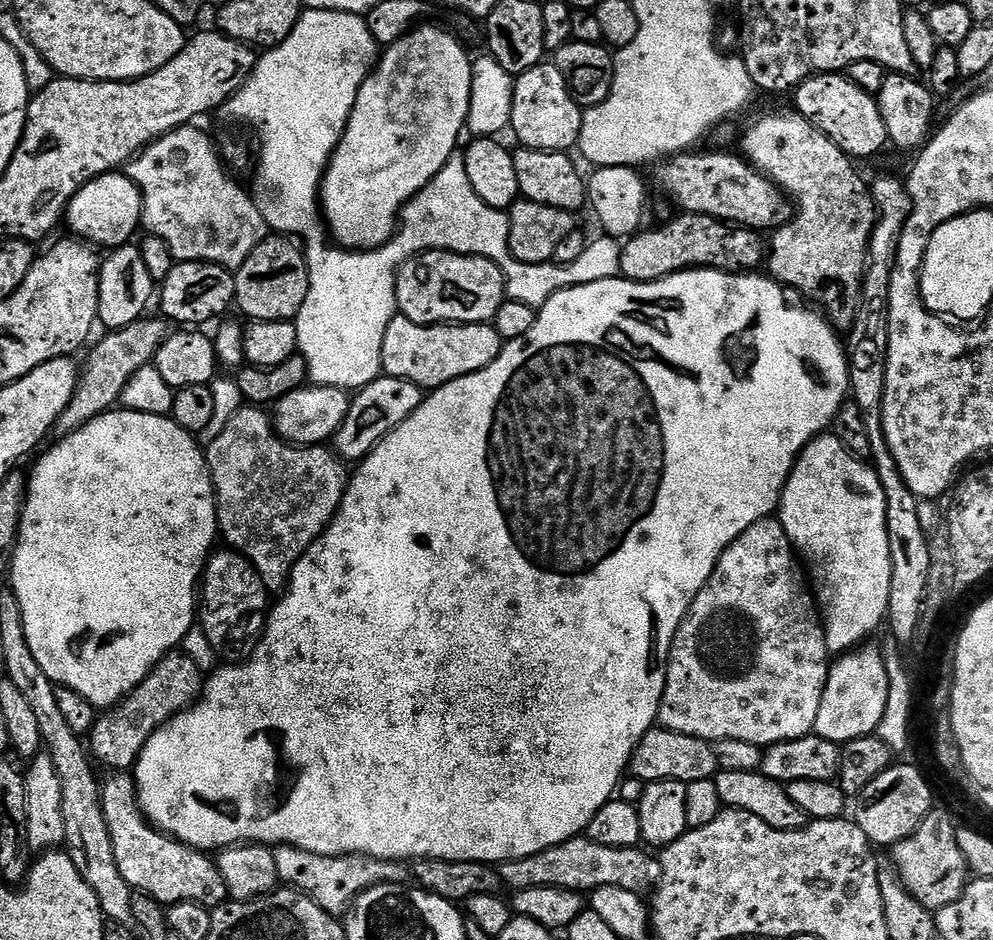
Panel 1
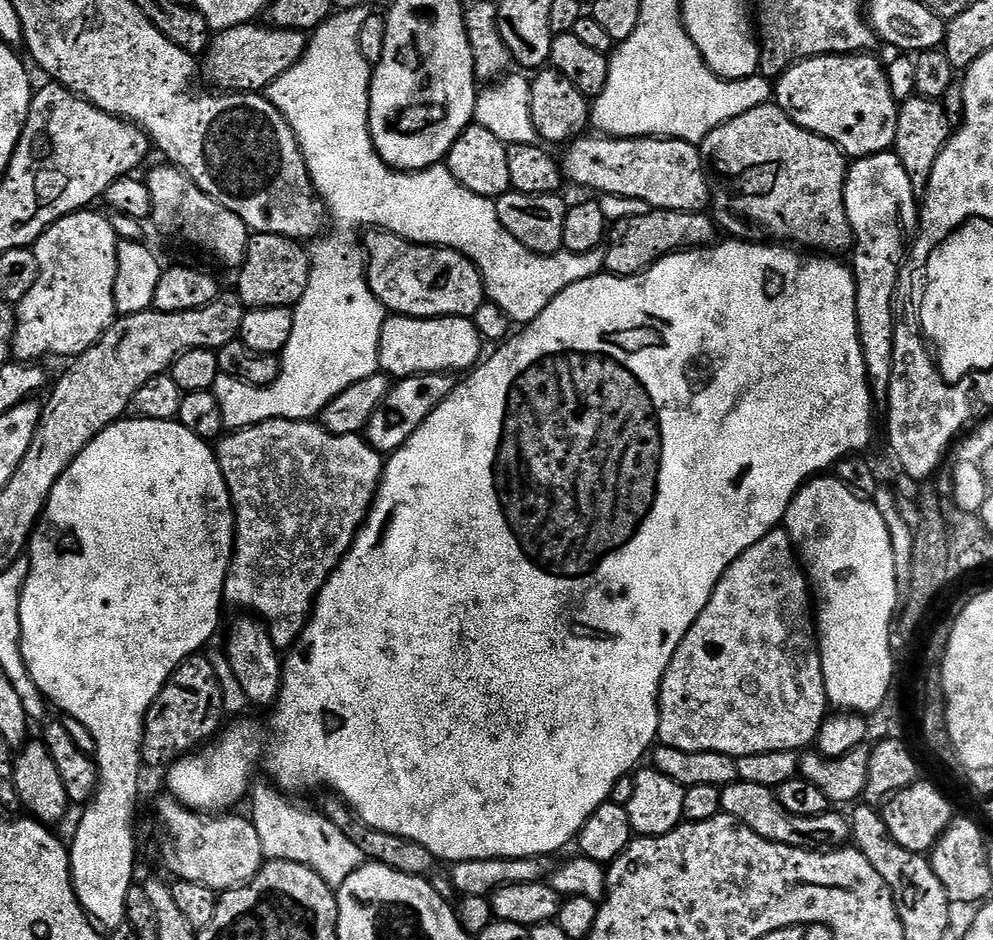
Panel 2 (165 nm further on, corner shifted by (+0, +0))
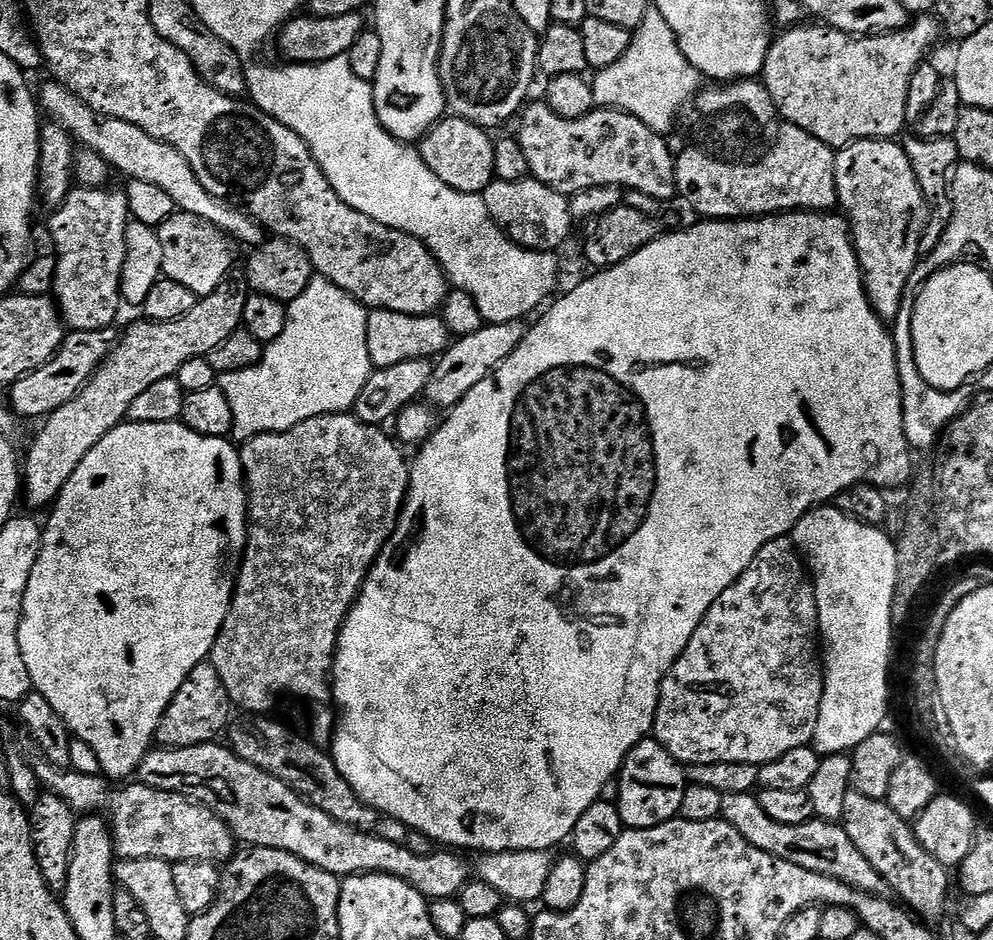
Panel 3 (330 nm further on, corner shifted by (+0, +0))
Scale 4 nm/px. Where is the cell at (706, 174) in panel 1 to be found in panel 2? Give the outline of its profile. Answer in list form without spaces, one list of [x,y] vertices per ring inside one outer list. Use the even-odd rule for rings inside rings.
[[[585,134],[571,141],[563,152],[564,156],[559,157],[560,171],[569,185],[593,188],[593,193],[606,196],[638,198],[638,202],[646,202],[652,210],[704,212],[709,207],[710,176],[693,141]]]

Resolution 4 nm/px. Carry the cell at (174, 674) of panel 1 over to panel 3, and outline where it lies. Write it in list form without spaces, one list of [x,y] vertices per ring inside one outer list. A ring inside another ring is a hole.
[[[210,662],[194,666],[194,670],[182,682],[178,694],[166,706],[166,714],[162,714],[160,725],[156,731],[155,743],[162,748],[185,748],[199,744],[211,744],[216,736],[229,727],[233,715],[232,699],[226,694],[226,686],[222,686],[222,678],[218,678],[218,670]]]

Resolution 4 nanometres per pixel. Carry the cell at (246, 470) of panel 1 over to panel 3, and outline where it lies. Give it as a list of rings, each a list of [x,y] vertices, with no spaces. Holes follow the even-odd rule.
[[[337,414],[310,418],[285,432],[267,432],[243,441],[239,449],[240,461],[244,467],[244,483],[248,493],[248,544],[244,548],[244,558],[240,561],[240,571],[236,574],[236,589],[232,595],[232,605],[226,614],[226,622],[212,647],[210,663],[218,670],[222,686],[237,709],[248,714],[268,714],[279,696],[297,696],[300,700],[313,700],[313,705],[324,706],[332,695],[332,663],[336,657],[336,643],[348,612],[355,604],[360,588],[368,576],[368,571],[384,549],[384,544],[392,537],[392,531],[400,517],[400,507],[408,494],[409,461],[404,461],[401,445],[391,435],[384,433],[383,427],[363,424],[354,414]]]

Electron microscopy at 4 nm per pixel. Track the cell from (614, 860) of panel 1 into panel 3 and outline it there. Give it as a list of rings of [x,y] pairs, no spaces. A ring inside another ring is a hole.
[[[213,742],[185,748],[153,747],[140,763],[139,783],[163,792],[177,792],[198,804],[205,804],[228,823],[228,829],[241,845],[289,852],[337,878],[381,872],[405,880],[429,902],[459,897],[461,890],[473,879],[473,869],[472,872],[468,869],[467,862],[460,857],[463,855],[452,850],[435,850],[422,857],[412,853],[406,844],[388,842],[386,838],[359,832],[342,822],[336,822],[330,818],[330,814],[322,814],[322,810],[290,790],[286,782],[238,758],[231,747],[221,744]]]

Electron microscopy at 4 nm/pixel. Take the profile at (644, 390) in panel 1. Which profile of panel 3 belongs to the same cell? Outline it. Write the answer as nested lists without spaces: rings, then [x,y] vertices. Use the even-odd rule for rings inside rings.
[[[782,212],[782,213],[779,213],[779,214],[777,214],[777,215],[774,215],[774,216],[762,216],[762,217],[759,217],[759,218],[749,218],[749,219],[747,219],[747,220],[710,220],[710,219],[705,219],[705,220],[704,220],[704,221],[703,221],[703,222],[696,222],[696,223],[700,223],[700,224],[692,224],[692,225],[690,225],[690,226],[689,226],[689,228],[680,228],[680,229],[678,229],[678,230],[677,230],[677,232],[668,232],[668,233],[666,233],[666,234],[665,234],[665,236],[664,236],[664,233],[663,233],[663,234],[660,234],[660,235],[657,235],[657,237],[656,237],[656,239],[655,239],[655,240],[652,240],[652,241],[651,241],[651,242],[649,242],[649,244],[647,244],[647,245],[646,245],[646,246],[642,246],[642,247],[641,247],[641,248],[639,248],[639,249],[638,249],[638,251],[636,251],[636,252],[635,252],[635,254],[633,254],[633,255],[632,255],[632,256],[631,256],[631,257],[630,257],[630,258],[626,258],[626,262],[622,262],[622,263],[621,263],[621,264],[615,264],[615,265],[614,265],[614,266],[613,266],[613,267],[612,267],[612,268],[605,268],[605,269],[603,269],[603,270],[600,270],[600,271],[597,271],[597,272],[596,272],[596,273],[595,273],[595,274],[592,274],[592,275],[596,275],[596,276],[592,276],[592,277],[590,277],[590,278],[589,278],[589,280],[584,280],[584,281],[582,281],[582,282],[581,282],[581,284],[576,284],[576,285],[574,285],[574,286],[573,286],[573,288],[572,288],[572,289],[570,289],[570,290],[569,290],[569,292],[568,292],[568,293],[566,293],[566,294],[565,294],[565,296],[560,296],[560,295],[557,295],[557,296],[556,296],[556,297],[555,297],[555,299],[553,299],[553,300],[552,300],[552,301],[551,301],[551,303],[549,303],[549,304],[548,304],[548,305],[547,305],[547,308],[548,308],[548,307],[549,307],[549,308],[548,308],[548,313],[546,313],[546,314],[545,314],[545,316],[544,316],[544,317],[542,317],[542,318],[541,318],[541,320],[540,320],[540,321],[538,321],[538,322],[537,322],[537,324],[536,324],[536,325],[534,325],[534,326],[533,326],[533,328],[531,328],[531,327],[529,327],[529,328],[528,328],[528,329],[527,329],[527,331],[525,331],[525,333],[524,333],[524,337],[523,337],[523,338],[522,338],[522,342],[521,342],[521,343],[520,343],[520,345],[518,345],[518,347],[516,347],[516,349],[515,349],[515,350],[514,350],[514,354],[510,354],[510,358],[506,358],[506,359],[505,359],[505,360],[503,360],[503,361],[502,361],[502,363],[500,363],[500,365],[498,365],[498,367],[496,367],[496,368],[495,368],[495,369],[494,369],[494,371],[492,371],[492,373],[491,373],[491,374],[490,374],[490,375],[488,375],[488,376],[487,376],[487,377],[486,377],[486,378],[482,378],[482,382],[478,382],[478,386],[474,386],[474,390],[470,390],[470,394],[466,394],[466,398],[462,398],[462,402],[458,402],[458,403],[457,403],[457,404],[456,404],[456,405],[455,405],[455,406],[453,406],[453,407],[452,407],[452,408],[451,408],[451,409],[450,409],[450,411],[449,411],[449,412],[448,412],[448,413],[447,413],[447,415],[445,415],[445,416],[448,416],[448,417],[446,417],[446,418],[445,418],[445,420],[444,420],[444,417],[443,417],[443,419],[441,419],[441,420],[440,420],[440,421],[439,421],[439,424],[438,424],[438,427],[437,427],[437,429],[436,429],[436,431],[435,431],[435,432],[433,432],[433,433],[432,433],[432,435],[431,435],[431,436],[429,436],[429,437],[428,437],[428,439],[427,439],[427,440],[425,440],[425,441],[424,441],[424,443],[423,443],[423,444],[421,444],[421,445],[419,445],[419,448],[418,448],[418,451],[417,451],[417,452],[420,452],[420,453],[418,453],[418,454],[417,454],[417,456],[416,456],[416,461],[415,461],[415,460],[414,460],[414,459],[413,459],[413,460],[412,460],[412,461],[411,461],[411,464],[410,464],[410,471],[409,471],[409,473],[408,473],[408,494],[407,494],[407,496],[405,496],[405,497],[404,497],[404,505],[403,505],[403,506],[401,506],[401,507],[400,507],[400,517],[399,517],[399,518],[398,518],[398,522],[397,522],[397,523],[396,523],[396,528],[395,528],[395,530],[394,530],[394,531],[392,531],[392,537],[391,537],[391,538],[390,538],[390,539],[389,539],[389,540],[388,540],[388,541],[386,541],[386,542],[385,542],[385,544],[384,544],[384,549],[383,549],[383,550],[381,550],[381,552],[380,552],[380,553],[379,553],[379,554],[378,554],[378,558],[377,558],[377,559],[376,559],[376,560],[375,560],[375,562],[374,562],[374,563],[373,563],[373,564],[372,564],[372,568],[371,568],[371,569],[370,569],[370,570],[369,570],[369,571],[368,571],[368,576],[367,576],[367,578],[365,578],[365,580],[364,580],[364,585],[363,585],[363,586],[362,586],[362,587],[361,587],[361,588],[360,588],[360,595],[359,595],[359,596],[357,596],[357,598],[356,598],[356,602],[355,602],[355,604],[353,604],[353,605],[352,605],[352,609],[350,609],[350,611],[349,611],[349,612],[348,612],[348,616],[347,616],[347,617],[346,617],[346,619],[345,619],[345,620],[344,620],[344,625],[343,625],[343,626],[342,626],[342,630],[341,630],[341,631],[340,631],[340,637],[339,637],[339,638],[338,638],[338,642],[337,642],[337,643],[336,643],[336,657],[335,657],[335,658],[334,658],[334,662],[333,662],[333,663],[332,663],[332,678],[331,678],[331,681],[330,681],[330,683],[331,683],[331,686],[332,686],[332,695],[331,695],[331,699],[332,699],[332,700],[333,700],[333,701],[334,701],[334,708],[335,708],[335,710],[336,710],[336,712],[337,712],[337,713],[338,713],[338,719],[337,719],[337,722],[336,722],[336,724],[335,724],[335,732],[334,732],[334,734],[333,734],[333,740],[332,740],[332,742],[331,742],[331,743],[330,743],[330,755],[331,755],[331,758],[332,758],[332,761],[333,761],[333,762],[334,762],[334,763],[335,763],[335,764],[336,764],[336,765],[337,765],[337,766],[338,766],[338,770],[339,770],[339,771],[340,771],[340,773],[341,773],[341,774],[342,774],[342,778],[346,778],[346,782],[350,782],[350,786],[351,786],[351,787],[352,787],[352,789],[353,789],[353,790],[354,790],[354,791],[356,791],[356,795],[357,795],[357,796],[359,796],[359,797],[360,797],[360,799],[361,799],[361,800],[363,800],[363,801],[364,801],[364,803],[365,803],[365,804],[369,804],[369,805],[370,805],[370,806],[371,806],[371,808],[376,808],[376,809],[377,809],[377,810],[379,810],[379,811],[380,811],[380,812],[385,812],[385,813],[386,813],[386,814],[390,814],[390,818],[398,818],[398,822],[402,822],[402,823],[403,823],[403,824],[405,824],[405,825],[406,825],[406,826],[407,826],[407,828],[408,828],[408,829],[409,829],[409,830],[413,830],[413,831],[416,831],[416,832],[422,832],[422,833],[423,833],[423,834],[425,834],[425,835],[428,835],[428,836],[429,836],[429,837],[430,837],[430,839],[432,839],[432,840],[434,840],[434,841],[435,841],[435,843],[436,843],[436,844],[437,844],[437,845],[440,845],[440,846],[447,846],[447,847],[448,847],[448,848],[449,848],[449,849],[452,849],[452,850],[464,850],[464,849],[460,849],[460,848],[473,848],[473,850],[474,850],[474,851],[476,851],[476,854],[491,854],[491,853],[493,853],[493,852],[517,852],[517,851],[518,851],[518,850],[542,850],[542,851],[543,851],[543,852],[546,852],[546,851],[549,851],[549,850],[552,850],[552,849],[555,849],[555,847],[554,847],[554,846],[555,846],[555,844],[560,844],[560,843],[562,843],[562,842],[563,842],[563,840],[564,840],[564,843],[565,843],[565,841],[567,841],[567,840],[568,840],[568,839],[569,839],[569,837],[571,837],[571,835],[572,835],[572,831],[573,831],[573,830],[574,830],[574,826],[578,826],[578,818],[582,818],[582,814],[586,814],[586,810],[590,810],[590,806],[591,806],[591,805],[592,805],[592,804],[593,804],[593,803],[594,803],[594,801],[595,801],[595,800],[599,800],[599,799],[600,799],[600,795],[601,795],[601,794],[602,794],[602,786],[606,786],[606,782],[610,782],[610,781],[611,781],[611,780],[615,780],[615,779],[617,779],[617,777],[619,777],[619,775],[620,775],[620,768],[621,768],[621,767],[622,767],[622,766],[623,766],[623,764],[624,764],[624,759],[625,759],[625,758],[626,758],[626,754],[630,754],[630,750],[634,750],[634,746],[638,746],[638,742],[642,742],[642,741],[643,741],[643,740],[644,740],[644,739],[645,739],[645,738],[646,738],[646,737],[647,737],[647,736],[648,736],[648,735],[649,735],[649,733],[651,733],[651,732],[652,732],[652,731],[653,731],[653,728],[654,728],[654,725],[655,725],[655,723],[656,723],[656,707],[657,707],[657,706],[658,706],[658,702],[659,702],[659,701],[660,701],[660,683],[662,683],[662,682],[663,682],[663,680],[664,680],[664,676],[665,676],[665,674],[666,674],[666,673],[668,673],[668,672],[669,672],[669,671],[670,671],[670,669],[671,669],[671,668],[672,668],[672,667],[673,667],[673,666],[674,666],[674,662],[675,662],[675,661],[676,661],[676,659],[678,659],[678,658],[679,658],[679,656],[680,656],[680,655],[681,655],[681,654],[682,654],[682,650],[686,650],[686,646],[687,646],[687,645],[688,645],[688,643],[689,643],[689,642],[690,642],[690,638],[694,638],[694,630],[698,630],[698,626],[699,626],[699,625],[700,625],[700,623],[701,623],[701,622],[702,622],[702,618],[703,618],[703,617],[704,617],[704,616],[705,616],[705,615],[706,615],[706,614],[707,614],[707,613],[708,613],[708,611],[709,611],[709,610],[710,610],[710,606],[714,606],[714,602],[718,602],[718,598],[719,598],[719,597],[720,597],[720,596],[721,596],[721,594],[723,594],[723,593],[724,593],[724,591],[725,591],[725,590],[727,590],[727,589],[728,589],[728,587],[730,587],[730,586],[731,586],[731,584],[733,584],[733,583],[734,583],[734,582],[735,582],[735,580],[736,580],[736,579],[738,579],[738,577],[740,577],[740,575],[741,575],[741,574],[743,574],[743,573],[744,573],[744,571],[745,571],[745,570],[746,570],[746,566],[750,566],[750,562],[754,562],[754,558],[755,558],[755,557],[756,557],[756,555],[757,555],[757,554],[758,554],[758,550],[762,550],[762,546],[766,546],[766,542],[774,542],[774,541],[775,541],[775,540],[777,540],[777,539],[778,539],[778,537],[779,537],[779,536],[787,536],[787,535],[789,535],[789,533],[791,533],[791,530],[792,530],[792,527],[793,527],[793,526],[795,526],[795,524],[797,524],[797,522],[799,522],[799,521],[800,521],[800,520],[801,520],[801,519],[802,519],[802,518],[803,518],[803,517],[804,517],[804,515],[806,515],[806,514],[807,514],[807,513],[808,513],[808,511],[810,511],[810,510],[811,510],[811,508],[814,508],[814,507],[817,507],[817,506],[824,506],[824,505],[827,505],[827,504],[828,504],[828,503],[829,503],[829,502],[832,502],[832,501],[835,501],[835,499],[836,499],[836,495],[837,495],[837,494],[838,494],[838,493],[839,493],[839,492],[841,492],[841,491],[842,491],[842,490],[846,490],[846,489],[847,489],[847,488],[849,488],[849,487],[850,487],[850,486],[854,486],[854,485],[855,485],[855,484],[863,484],[863,483],[866,483],[866,484],[872,484],[872,485],[873,485],[873,486],[874,486],[874,487],[876,487],[876,488],[882,488],[882,489],[885,489],[885,490],[891,490],[891,488],[896,488],[896,487],[898,487],[898,486],[899,486],[899,484],[904,484],[904,483],[905,483],[905,484],[904,484],[904,485],[907,485],[907,484],[908,484],[908,483],[909,483],[909,481],[911,481],[911,480],[912,480],[912,479],[913,479],[913,476],[914,476],[914,467],[913,467],[913,468],[912,468],[912,456],[911,456],[911,454],[912,454],[912,455],[913,455],[913,453],[912,453],[912,452],[911,452],[911,451],[910,451],[910,445],[909,445],[909,442],[908,442],[908,439],[907,439],[907,438],[906,438],[906,430],[905,430],[905,429],[904,429],[904,411],[903,411],[903,410],[902,410],[902,402],[903,402],[903,401],[904,401],[904,397],[903,397],[903,396],[901,396],[901,394],[900,394],[900,379],[899,379],[899,378],[898,378],[898,362],[897,362],[897,361],[896,361],[896,347],[895,347],[895,346],[894,346],[894,342],[893,342],[893,341],[892,341],[892,333],[891,333],[891,331],[890,331],[890,328],[889,328],[889,325],[888,325],[888,324],[887,324],[887,323],[885,323],[885,321],[883,321],[883,320],[881,320],[881,319],[880,319],[880,315],[878,315],[878,314],[877,314],[877,312],[875,312],[875,311],[874,311],[874,309],[873,309],[873,308],[872,308],[872,303],[870,303],[870,301],[869,301],[869,300],[868,300],[868,295],[867,295],[867,294],[866,294],[866,290],[865,290],[865,289],[864,289],[864,273],[863,273],[863,272],[861,272],[861,270],[860,270],[860,263],[859,263],[859,262],[858,262],[858,258],[857,258],[857,257],[856,257],[856,247],[855,247],[855,245],[853,245],[853,244],[852,244],[852,237],[851,237],[851,235],[850,235],[850,225],[849,225],[849,223],[848,223],[848,221],[847,221],[847,219],[845,219],[845,217],[844,217],[844,216],[843,216],[843,215],[840,215],[840,214],[825,214],[825,213],[822,213],[822,212]]]

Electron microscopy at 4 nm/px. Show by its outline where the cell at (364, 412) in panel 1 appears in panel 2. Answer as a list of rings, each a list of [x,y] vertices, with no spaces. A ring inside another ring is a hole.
[[[446,372],[397,379],[389,387],[386,398],[378,406],[378,410],[374,410],[368,423],[366,439],[372,449],[381,454],[397,452],[406,442],[406,438],[410,438],[410,434],[414,434],[414,430],[418,430],[418,426],[422,426],[422,422],[426,422],[432,411],[452,393],[453,387],[453,377]]]

